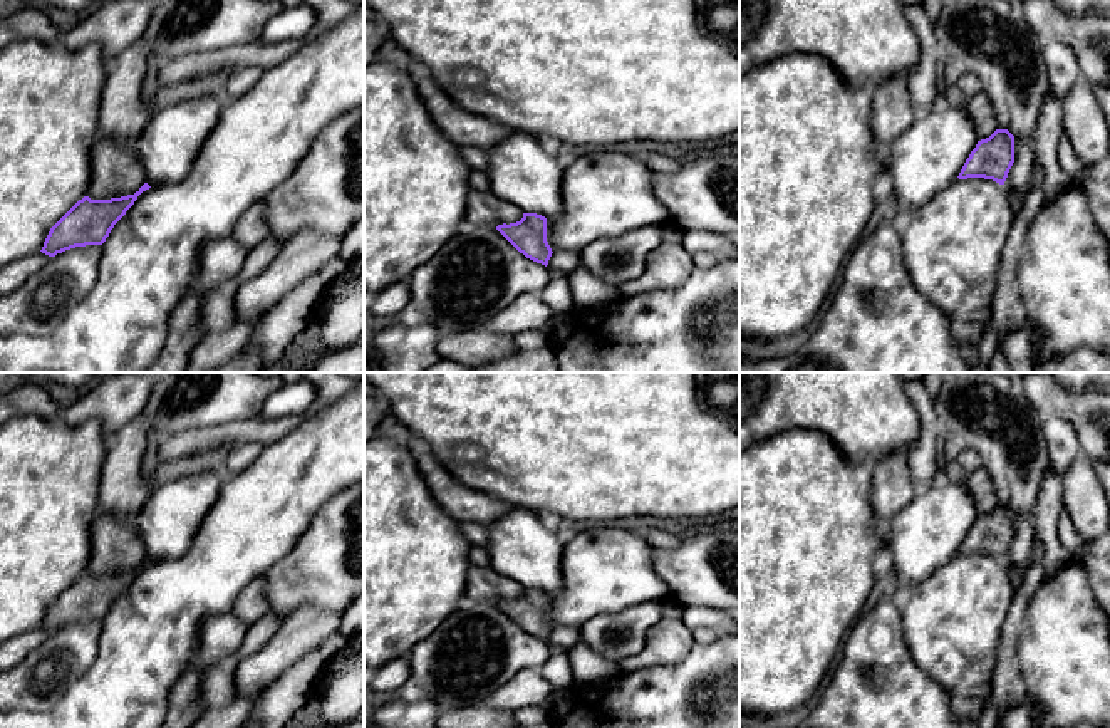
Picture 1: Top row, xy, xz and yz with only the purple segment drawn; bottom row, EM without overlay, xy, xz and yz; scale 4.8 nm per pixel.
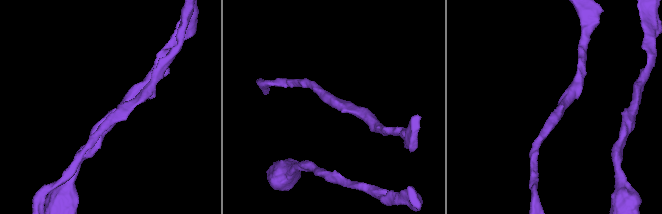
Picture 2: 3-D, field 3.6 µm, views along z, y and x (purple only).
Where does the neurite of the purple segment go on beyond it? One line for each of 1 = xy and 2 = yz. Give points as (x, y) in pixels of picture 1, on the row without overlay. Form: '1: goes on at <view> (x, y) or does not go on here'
1: goes on at xy (114, 546)
2: goes on at yz (980, 483)

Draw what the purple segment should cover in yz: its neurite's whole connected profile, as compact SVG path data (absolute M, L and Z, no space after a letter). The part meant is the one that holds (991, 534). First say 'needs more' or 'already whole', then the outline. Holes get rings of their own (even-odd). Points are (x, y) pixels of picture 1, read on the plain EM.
needs more; M984 466L967 476L966 486L974 500L978 520L957 554L984 554L1004 560L1014 538L1014 512L996 503L994 485Z

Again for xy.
needs more; M97 510L87 570L50 604L40 627L55 632L75 622L102 621L114 601L149 564L134 517L114 518Z

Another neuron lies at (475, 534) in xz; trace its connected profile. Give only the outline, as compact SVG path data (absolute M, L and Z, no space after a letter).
M459 523L459 530L471 545L483 547L483 549L488 545L488 535L483 525Z

